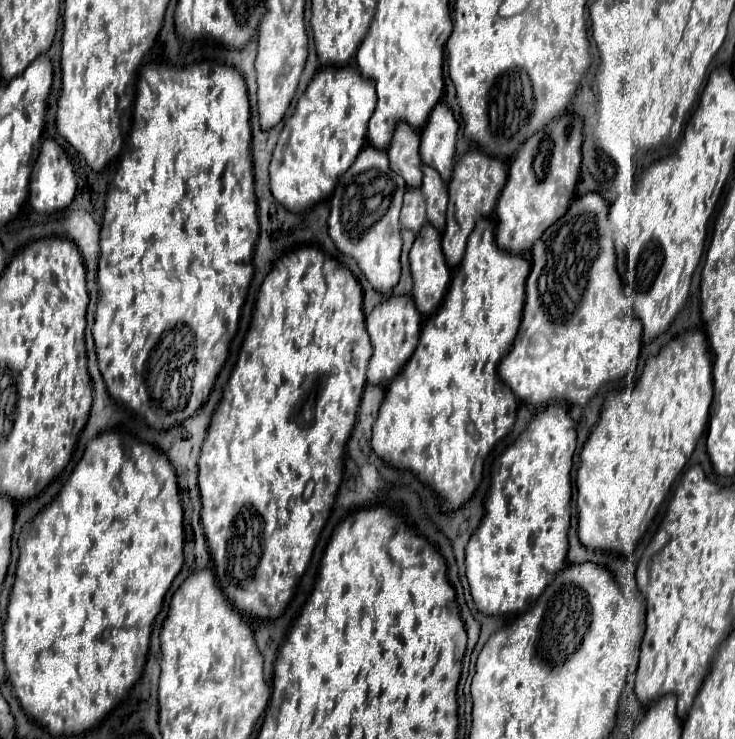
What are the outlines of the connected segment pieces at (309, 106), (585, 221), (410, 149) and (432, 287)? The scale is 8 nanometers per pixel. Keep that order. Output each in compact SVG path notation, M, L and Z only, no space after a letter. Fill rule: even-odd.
M327 65L321 67L315 77L309 81L305 93L299 97L291 119L285 123L277 147L271 157L269 165L269 179L271 179L271 193L273 197L287 209L299 213L315 205L317 201L329 197L339 181L339 177L351 167L351 161L359 155L365 145L367 137L367 123L375 111L377 97L375 97L375 81L365 79L359 69L353 65Z
M585 193L571 201L567 213L557 219L531 249L531 271L525 283L525 309L519 333L511 351L499 365L499 377L511 391L531 403L573 401L585 405L607 381L617 381L631 373L639 361L641 321L633 315L631 301L623 293L623 283L615 271L613 233L607 225L609 205L599 193Z
M399 123L389 143L389 163L399 173L407 187L421 185L421 157L419 157L419 133L407 123Z
M427 223L417 233L417 239L415 239L411 253L409 253L409 263L411 263L411 277L413 277L411 297L415 299L419 313L423 317L429 317L439 307L439 303L443 301L447 287L449 287L449 281L451 281L451 277L449 277L451 271L449 271L445 257L443 257L443 251L441 251L441 233L433 225Z

